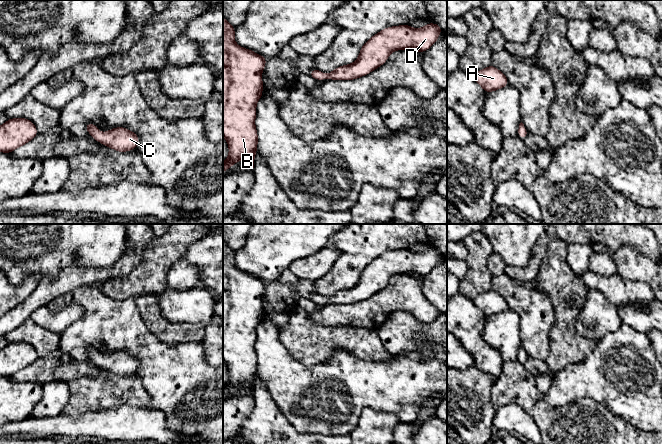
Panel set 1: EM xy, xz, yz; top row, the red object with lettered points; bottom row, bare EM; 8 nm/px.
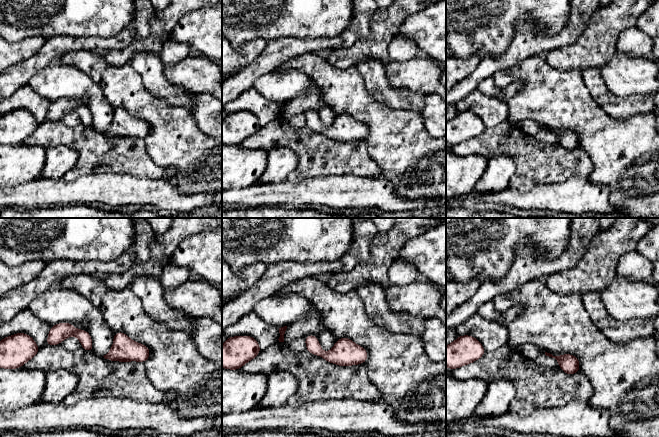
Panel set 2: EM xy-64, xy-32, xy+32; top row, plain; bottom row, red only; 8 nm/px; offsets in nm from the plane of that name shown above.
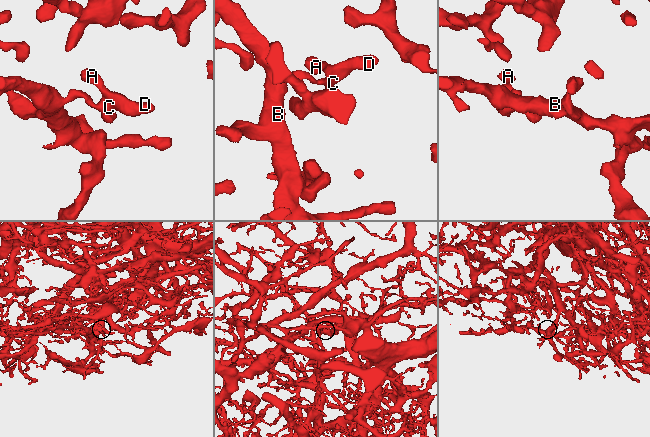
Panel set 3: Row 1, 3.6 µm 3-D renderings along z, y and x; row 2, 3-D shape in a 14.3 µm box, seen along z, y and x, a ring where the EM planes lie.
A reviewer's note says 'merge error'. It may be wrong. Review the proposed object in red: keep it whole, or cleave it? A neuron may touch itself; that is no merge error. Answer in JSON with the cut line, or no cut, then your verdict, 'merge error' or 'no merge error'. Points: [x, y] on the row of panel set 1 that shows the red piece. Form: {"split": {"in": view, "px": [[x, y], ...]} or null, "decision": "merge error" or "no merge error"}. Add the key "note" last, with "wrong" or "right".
{"split": null, "decision": "no merge error", "note": "wrong"}

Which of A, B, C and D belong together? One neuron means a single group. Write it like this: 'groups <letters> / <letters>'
groups A B C D

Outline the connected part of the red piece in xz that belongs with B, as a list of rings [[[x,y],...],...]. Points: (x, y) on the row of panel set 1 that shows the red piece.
[[[223,17],[223,136],[229,145],[229,157],[223,162],[223,172],[242,159],[254,168],[254,157],[257,150],[258,136],[255,128],[256,102],[263,96],[261,73],[267,58],[250,49],[237,45],[234,41],[235,27]]]

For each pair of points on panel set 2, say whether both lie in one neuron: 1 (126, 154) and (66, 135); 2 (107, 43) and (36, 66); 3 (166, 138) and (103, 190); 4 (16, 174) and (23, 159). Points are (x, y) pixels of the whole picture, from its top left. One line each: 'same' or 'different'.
1: same
2: same
3: different
4: same

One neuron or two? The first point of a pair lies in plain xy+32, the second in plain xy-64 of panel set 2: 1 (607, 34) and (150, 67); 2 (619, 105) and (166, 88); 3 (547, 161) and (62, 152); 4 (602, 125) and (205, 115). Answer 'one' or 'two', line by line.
1: two
2: one
3: two
4: two

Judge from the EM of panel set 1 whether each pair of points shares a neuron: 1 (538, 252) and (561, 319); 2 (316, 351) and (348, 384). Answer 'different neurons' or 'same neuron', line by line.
1: different neurons
2: different neurons

